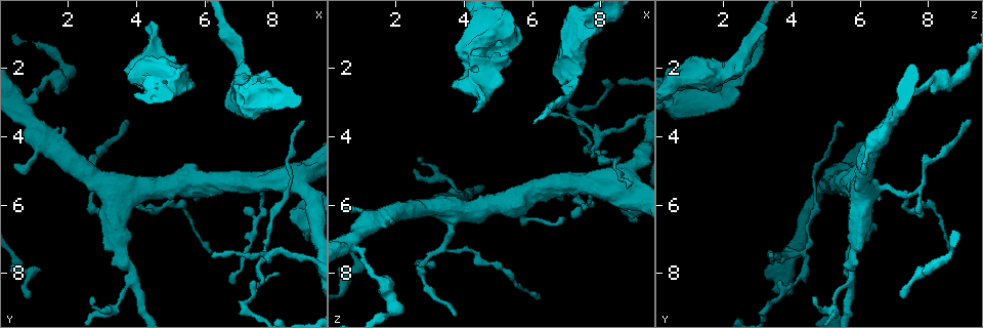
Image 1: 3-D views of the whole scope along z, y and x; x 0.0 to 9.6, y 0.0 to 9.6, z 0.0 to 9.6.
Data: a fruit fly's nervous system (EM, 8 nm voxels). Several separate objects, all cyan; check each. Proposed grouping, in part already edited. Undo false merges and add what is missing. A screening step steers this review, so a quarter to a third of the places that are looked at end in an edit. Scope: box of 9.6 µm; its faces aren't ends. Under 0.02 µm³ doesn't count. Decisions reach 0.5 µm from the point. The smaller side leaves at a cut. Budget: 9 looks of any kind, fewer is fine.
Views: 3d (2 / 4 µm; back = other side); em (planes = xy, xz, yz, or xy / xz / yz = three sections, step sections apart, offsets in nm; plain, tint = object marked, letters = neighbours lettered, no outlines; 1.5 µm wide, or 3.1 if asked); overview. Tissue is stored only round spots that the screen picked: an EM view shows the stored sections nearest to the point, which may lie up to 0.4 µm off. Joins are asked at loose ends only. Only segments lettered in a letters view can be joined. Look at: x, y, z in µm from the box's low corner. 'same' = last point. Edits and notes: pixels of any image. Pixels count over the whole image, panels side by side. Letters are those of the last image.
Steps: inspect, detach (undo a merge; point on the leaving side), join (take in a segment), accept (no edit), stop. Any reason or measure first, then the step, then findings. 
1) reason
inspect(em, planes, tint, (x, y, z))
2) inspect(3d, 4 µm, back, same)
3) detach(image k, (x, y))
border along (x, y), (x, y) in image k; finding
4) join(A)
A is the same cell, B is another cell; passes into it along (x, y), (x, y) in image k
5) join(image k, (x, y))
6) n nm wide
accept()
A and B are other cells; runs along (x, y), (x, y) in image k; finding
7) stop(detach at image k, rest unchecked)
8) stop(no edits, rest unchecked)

inspect(em, planes, letters, (7.05, 2.25, 2.50))

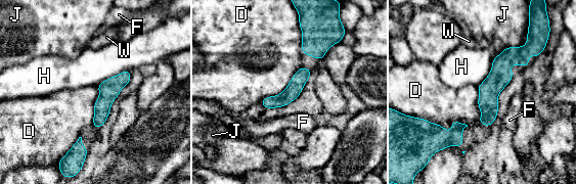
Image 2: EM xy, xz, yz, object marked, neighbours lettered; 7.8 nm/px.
accept()
D, F, H, J and W are other cells; one neuron here

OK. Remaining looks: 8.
an open end
inspect(em, planes, letters, (4.25, 0.80, 3.30))

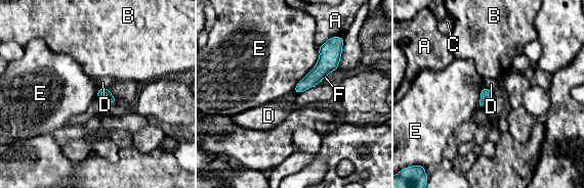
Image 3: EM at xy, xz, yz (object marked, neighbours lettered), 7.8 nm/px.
accept()
A, B, C, D, E and F are other cells; border along (108, 87), (98, 89) in image 3; none of them fits

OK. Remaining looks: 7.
sudden change in width
inspect(em, planes, letters, (1.15, 2.60, 7.80))

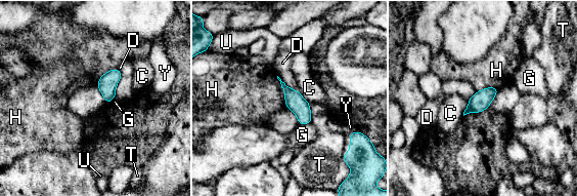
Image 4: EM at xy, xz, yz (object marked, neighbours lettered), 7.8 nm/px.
150 nm wide
accept()
C, D, G, H, T, U and Y are other cells; border along (276, 76), (283, 91), (285, 107) in image 4; all the same neuron

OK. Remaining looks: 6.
free end
inspect(em, xy, step 4, tint, (7.20, 6.20, 6.30))

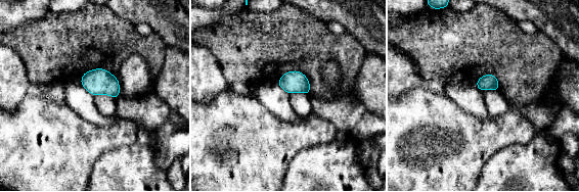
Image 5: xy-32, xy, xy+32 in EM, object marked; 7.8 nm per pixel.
see the neighbours
inspect(em, xy, step 4, letters, same)

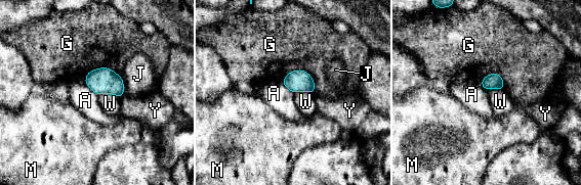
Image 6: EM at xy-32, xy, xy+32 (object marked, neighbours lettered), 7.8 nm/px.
130 nm wide
accept()
A, G, J, M, W and Y are other cells; border along (84, 82), (97, 95) in image 6; no lettered segment goes on from it

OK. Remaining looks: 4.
stop(no edits, rest unchecked)

